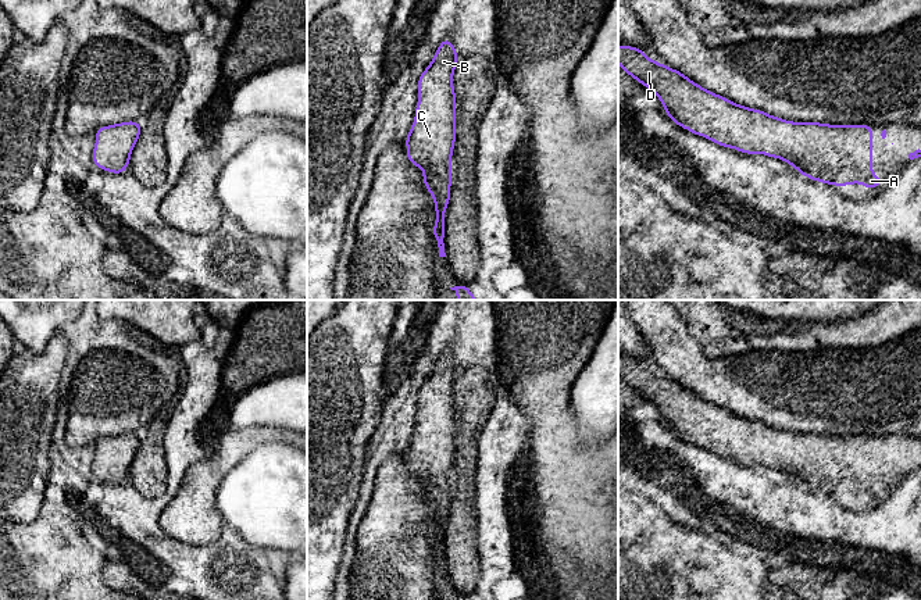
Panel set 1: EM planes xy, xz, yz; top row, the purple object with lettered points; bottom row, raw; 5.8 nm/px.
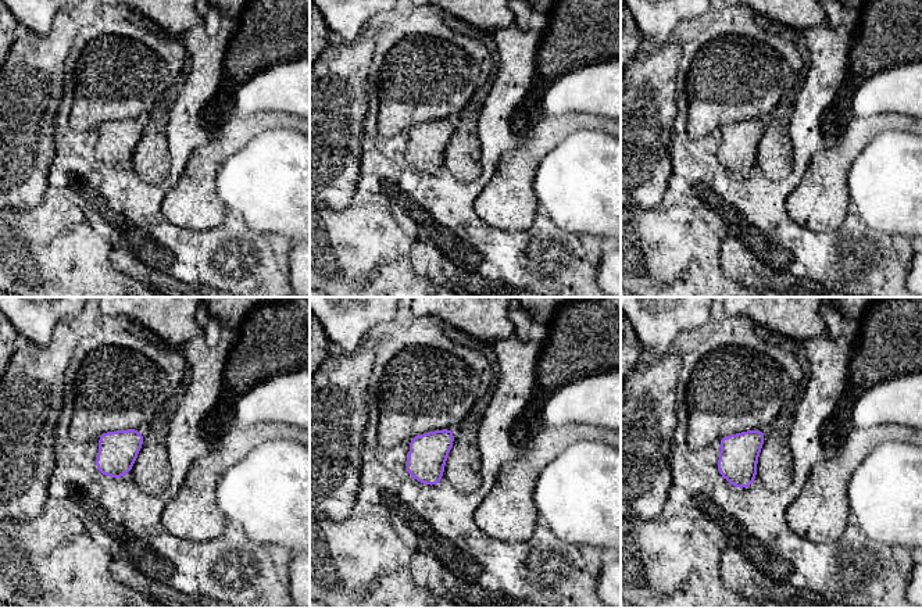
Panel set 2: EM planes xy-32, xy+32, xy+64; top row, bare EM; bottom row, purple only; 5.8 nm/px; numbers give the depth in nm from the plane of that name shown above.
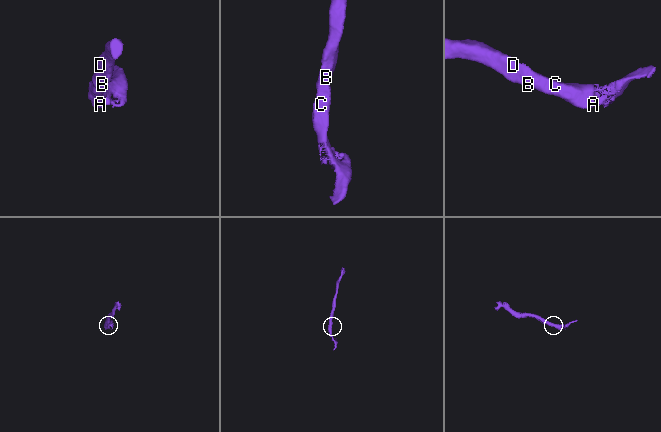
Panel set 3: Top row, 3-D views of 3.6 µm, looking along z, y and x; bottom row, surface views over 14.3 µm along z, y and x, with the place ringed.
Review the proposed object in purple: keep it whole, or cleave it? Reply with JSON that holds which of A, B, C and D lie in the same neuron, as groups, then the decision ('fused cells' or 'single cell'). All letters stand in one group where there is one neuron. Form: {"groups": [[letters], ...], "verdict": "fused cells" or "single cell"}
{"groups": [["A", "B", "C", "D"]], "verdict": "single cell"}

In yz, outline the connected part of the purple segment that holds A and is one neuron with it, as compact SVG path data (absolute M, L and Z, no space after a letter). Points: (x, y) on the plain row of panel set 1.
M618 357L618 375L656 404L665 425L693 446L745 465L777 468L811 492L863 494L865 500L885 494L872 485L871 436L785 432L708 403L632 357Z

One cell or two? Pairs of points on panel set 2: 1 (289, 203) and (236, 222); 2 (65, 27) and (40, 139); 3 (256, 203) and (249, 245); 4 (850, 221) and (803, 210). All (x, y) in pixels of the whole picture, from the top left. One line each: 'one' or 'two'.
1: two
2: one
3: two
4: two

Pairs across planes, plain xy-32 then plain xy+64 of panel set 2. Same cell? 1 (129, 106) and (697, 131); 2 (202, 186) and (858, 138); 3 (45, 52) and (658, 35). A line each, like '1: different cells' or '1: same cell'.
1: same cell
2: same cell
3: different cells

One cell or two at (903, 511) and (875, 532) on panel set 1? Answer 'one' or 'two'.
one

